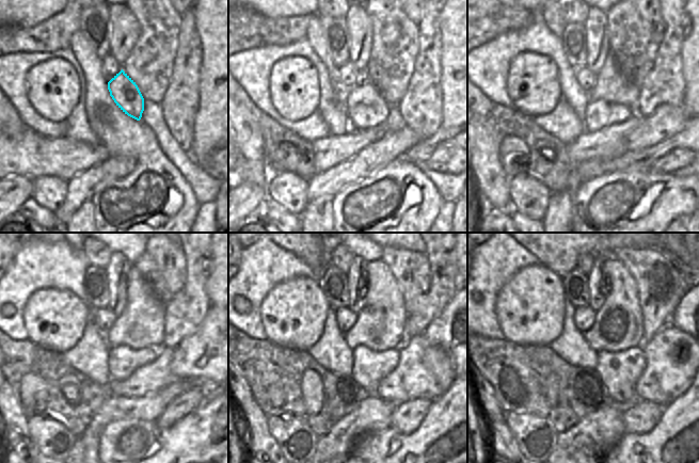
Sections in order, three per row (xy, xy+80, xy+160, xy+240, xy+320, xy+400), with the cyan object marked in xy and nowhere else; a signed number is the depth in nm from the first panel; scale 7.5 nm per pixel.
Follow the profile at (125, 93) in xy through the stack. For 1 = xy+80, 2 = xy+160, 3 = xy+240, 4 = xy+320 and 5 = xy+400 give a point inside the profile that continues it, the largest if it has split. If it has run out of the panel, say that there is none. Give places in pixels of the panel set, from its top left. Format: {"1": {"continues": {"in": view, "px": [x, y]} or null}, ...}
{"1": {"continues": {"in": "xy+80", "px": [366, 108]}}, "2": {"continues": {"in": "xy+160", "px": [600, 114]}}, "3": {"continues": {"in": "xy+240", "px": [123, 361]}}, "4": {"continues": {"in": "xy+320", "px": [370, 367]}}, "5": {"continues": {"in": "xy+400", "px": [619, 371]}}}

